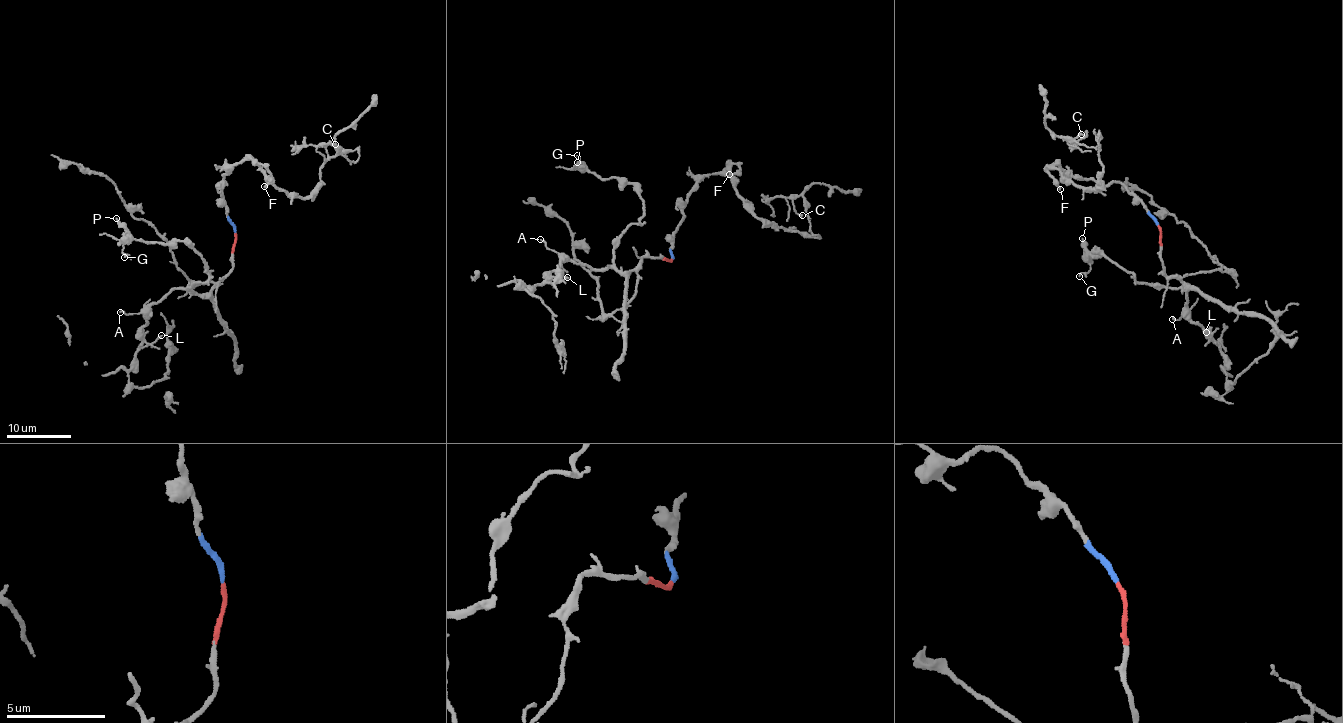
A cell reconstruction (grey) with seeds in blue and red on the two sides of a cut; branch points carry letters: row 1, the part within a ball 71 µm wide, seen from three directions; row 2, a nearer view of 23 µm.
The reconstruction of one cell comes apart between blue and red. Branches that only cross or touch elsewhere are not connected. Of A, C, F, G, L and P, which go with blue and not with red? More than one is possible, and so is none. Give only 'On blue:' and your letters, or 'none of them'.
On blue: C, F

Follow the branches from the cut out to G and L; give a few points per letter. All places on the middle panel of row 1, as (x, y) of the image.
G: (671, 260), (613, 265), (614, 241), (640, 224), (644, 203), (632, 184), (575, 167), (576, 156)
L: (671, 260), (646, 256), (626, 272), (611, 267), (592, 269), (564, 259), (548, 277), (564, 280), (568, 277)

